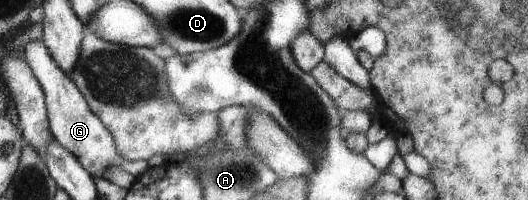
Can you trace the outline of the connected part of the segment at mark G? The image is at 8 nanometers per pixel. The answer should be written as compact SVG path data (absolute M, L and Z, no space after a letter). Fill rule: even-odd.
M42 41L25 43L23 45L23 57L25 57L25 63L31 69L33 77L39 83L39 87L43 90L48 128L52 137L57 140L61 147L65 147L71 155L77 157L79 165L91 177L99 177L99 179L105 180L103 173L105 173L105 169L111 169L111 167L119 167L121 171L125 171L125 173L134 177L147 169L148 164L143 159L133 161L121 159L117 149L115 149L111 133L105 129L105 126L89 109L83 95L79 93L71 78L59 69L59 65L55 65L51 53L47 53L47 47L43 45Z

